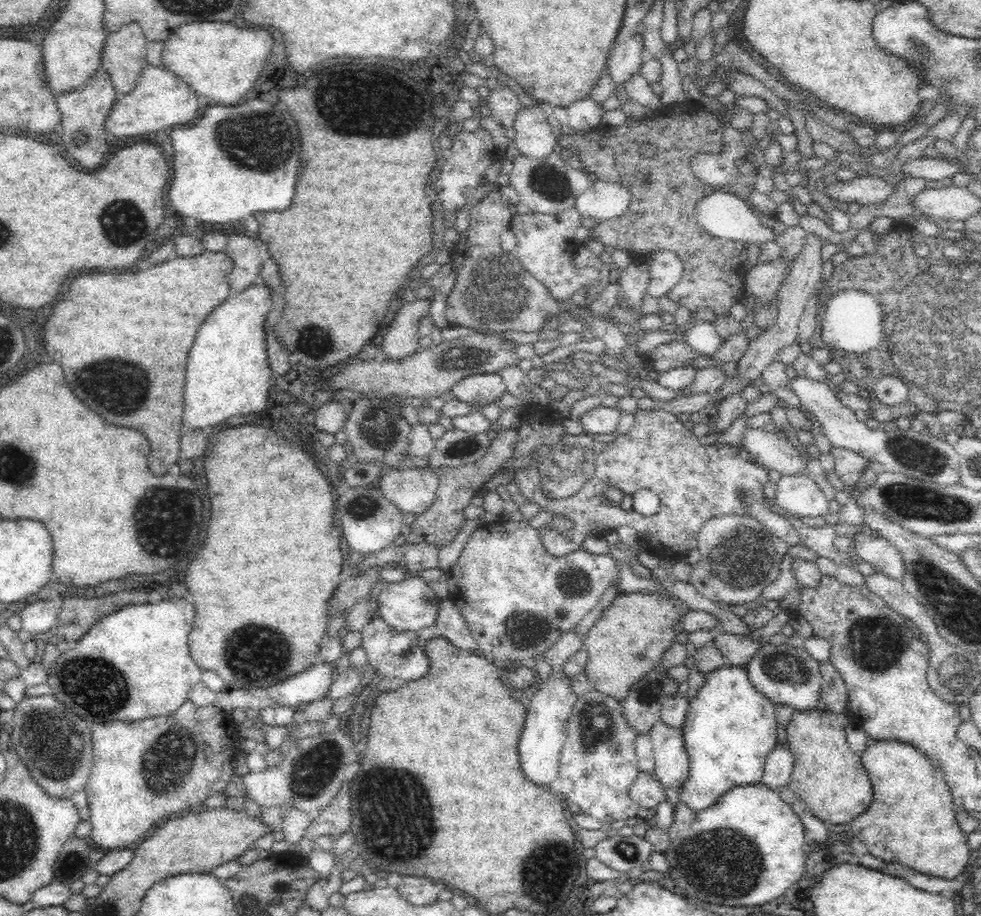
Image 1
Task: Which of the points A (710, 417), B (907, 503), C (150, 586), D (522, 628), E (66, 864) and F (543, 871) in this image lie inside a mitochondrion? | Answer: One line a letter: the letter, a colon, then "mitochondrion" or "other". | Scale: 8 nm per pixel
A: other
B: mitochondrion
C: other
D: mitochondrion
E: mitochondrion
F: mitochondrion

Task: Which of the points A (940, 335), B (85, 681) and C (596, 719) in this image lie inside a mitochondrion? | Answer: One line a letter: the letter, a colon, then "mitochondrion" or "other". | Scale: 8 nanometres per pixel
A: mitochondrion
B: mitochondrion
C: mitochondrion

